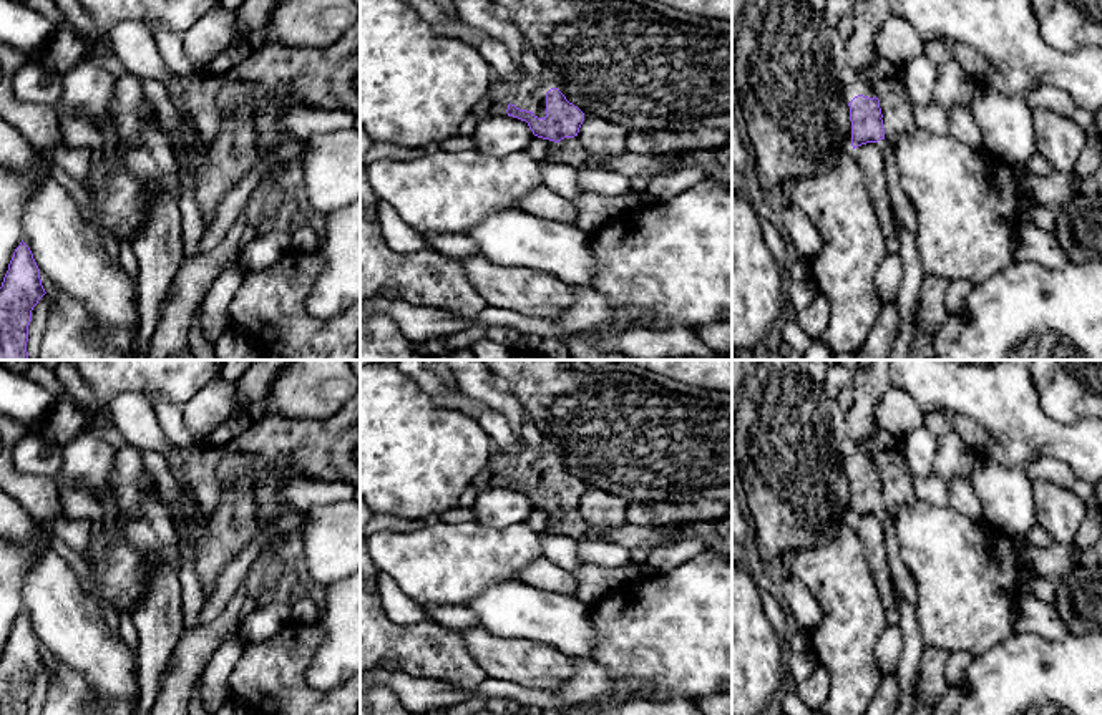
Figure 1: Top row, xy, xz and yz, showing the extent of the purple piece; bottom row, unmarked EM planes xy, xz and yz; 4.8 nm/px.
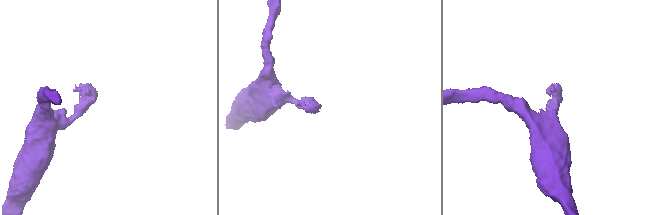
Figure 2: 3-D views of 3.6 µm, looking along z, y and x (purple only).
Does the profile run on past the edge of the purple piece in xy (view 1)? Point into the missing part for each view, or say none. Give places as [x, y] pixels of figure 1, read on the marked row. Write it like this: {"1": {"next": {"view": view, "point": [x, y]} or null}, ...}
{"1": {"next": null}}

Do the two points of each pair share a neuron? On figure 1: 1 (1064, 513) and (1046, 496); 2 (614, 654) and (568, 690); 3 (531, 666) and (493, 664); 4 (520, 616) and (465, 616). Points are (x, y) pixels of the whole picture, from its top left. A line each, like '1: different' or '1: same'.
1: same
2: different
3: same
4: different

